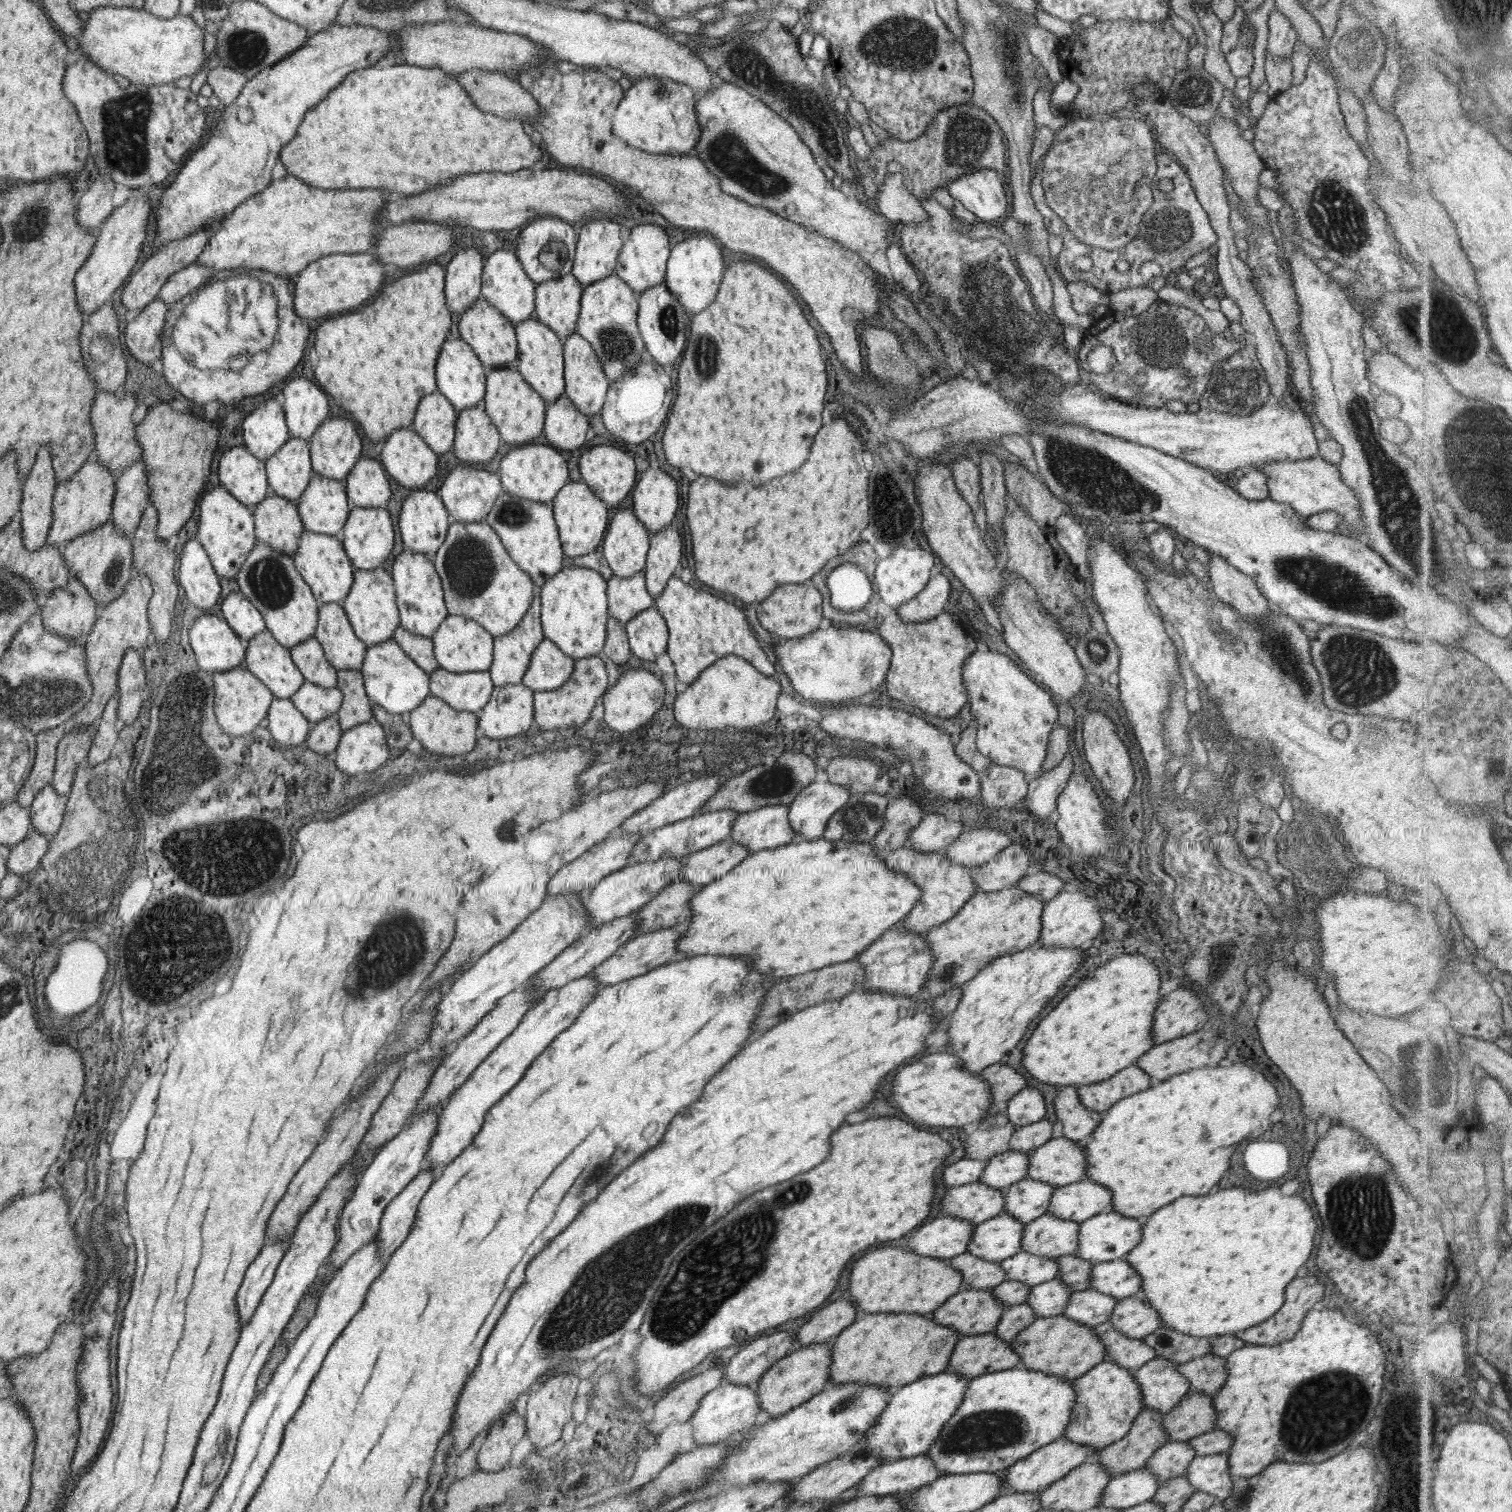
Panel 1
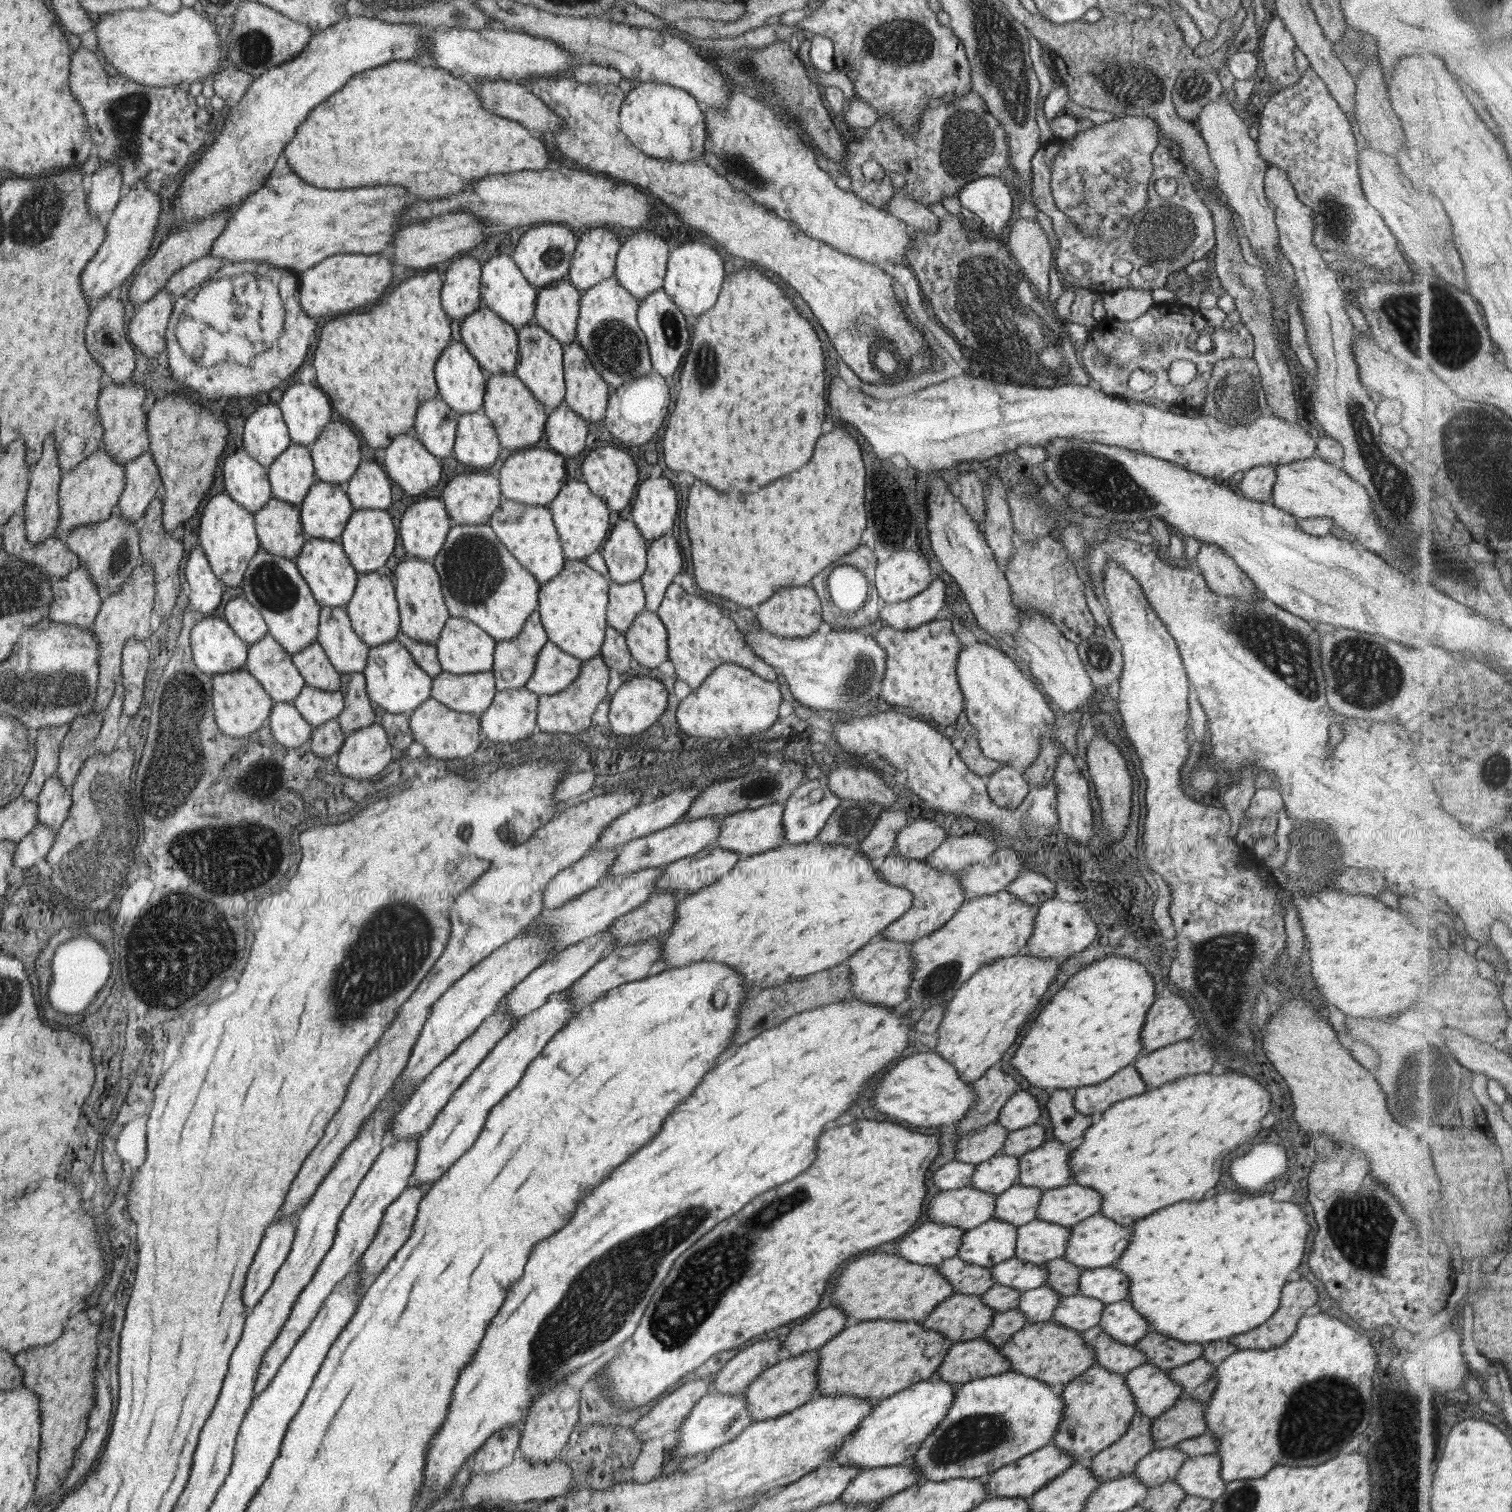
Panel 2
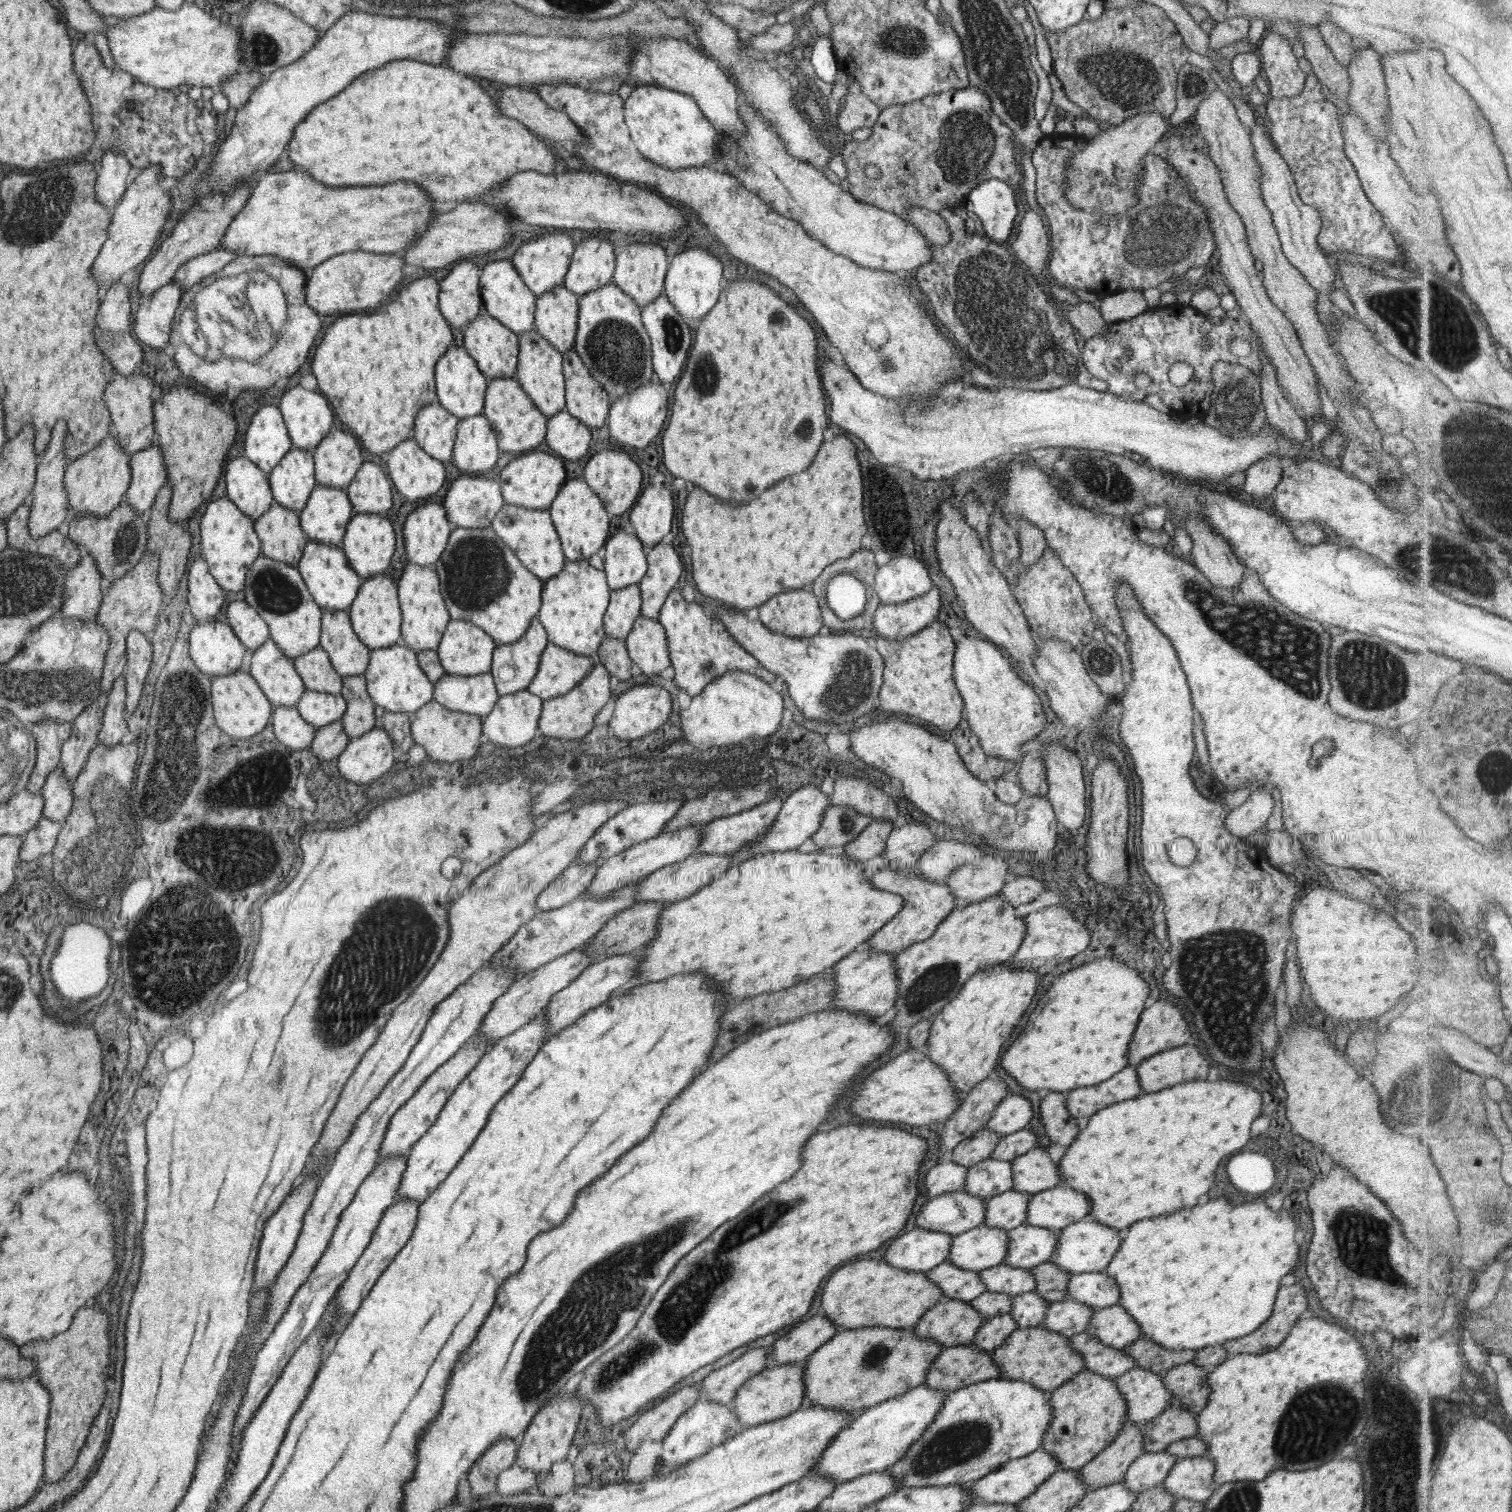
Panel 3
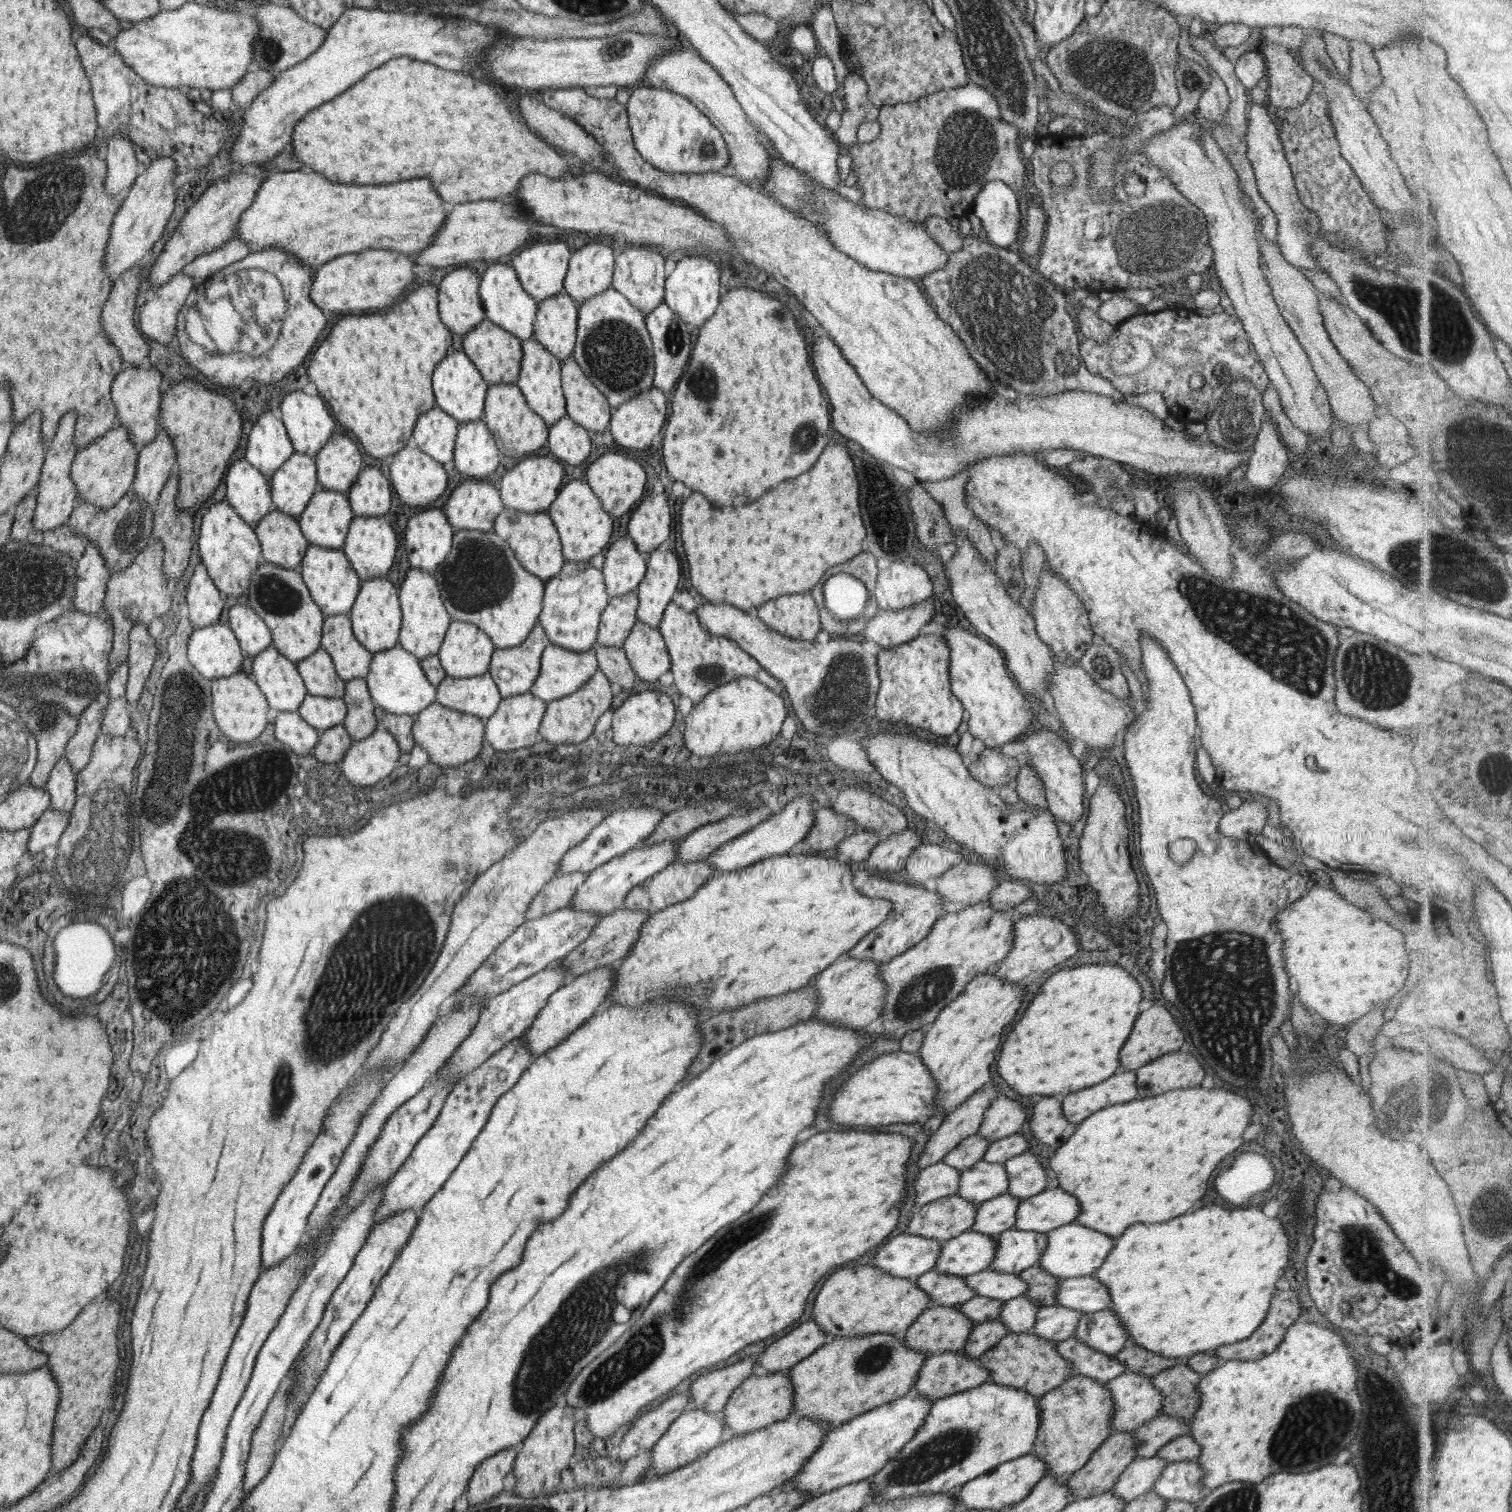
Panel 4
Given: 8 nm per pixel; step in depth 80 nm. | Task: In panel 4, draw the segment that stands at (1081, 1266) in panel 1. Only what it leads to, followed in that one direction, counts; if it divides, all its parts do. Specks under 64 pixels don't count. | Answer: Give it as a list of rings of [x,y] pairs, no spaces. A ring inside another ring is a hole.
[[[1037,1264],[1022,1270],[1018,1277],[1025,1282],[1024,1296],[1035,1306],[1051,1306],[1055,1304],[1054,1292],[1061,1278],[1050,1276]]]

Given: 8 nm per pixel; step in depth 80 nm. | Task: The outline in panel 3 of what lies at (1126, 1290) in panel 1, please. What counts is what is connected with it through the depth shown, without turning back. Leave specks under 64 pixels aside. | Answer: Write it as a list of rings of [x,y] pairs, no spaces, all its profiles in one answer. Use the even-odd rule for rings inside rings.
[[[1104,1271],[1083,1272],[1069,1277],[1065,1299],[1101,1309],[1118,1302],[1117,1285]]]

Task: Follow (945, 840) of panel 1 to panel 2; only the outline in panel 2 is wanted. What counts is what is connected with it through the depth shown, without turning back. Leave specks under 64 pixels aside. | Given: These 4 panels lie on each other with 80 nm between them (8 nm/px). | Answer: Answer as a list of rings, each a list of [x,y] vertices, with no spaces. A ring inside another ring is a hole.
[[[917,818],[897,831],[894,852],[908,860],[925,859],[949,837],[947,832],[933,820]]]

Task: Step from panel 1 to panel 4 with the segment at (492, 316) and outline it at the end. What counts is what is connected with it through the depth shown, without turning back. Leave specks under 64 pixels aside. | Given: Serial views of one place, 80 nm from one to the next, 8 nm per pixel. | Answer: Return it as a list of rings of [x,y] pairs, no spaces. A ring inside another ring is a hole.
[[[484,317],[480,324],[477,324],[462,337],[462,350],[471,359],[473,366],[480,371],[481,378],[489,384],[516,384],[520,374],[521,347],[516,335],[509,334],[509,331],[493,324]]]

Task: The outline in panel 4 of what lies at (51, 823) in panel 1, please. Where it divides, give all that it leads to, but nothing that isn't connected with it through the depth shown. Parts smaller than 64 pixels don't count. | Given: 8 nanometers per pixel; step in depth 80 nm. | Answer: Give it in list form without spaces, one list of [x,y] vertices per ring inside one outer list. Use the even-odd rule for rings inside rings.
[[[64,756],[54,765],[44,788],[50,794],[48,809],[63,812],[69,812],[72,809],[76,798],[76,773]]]

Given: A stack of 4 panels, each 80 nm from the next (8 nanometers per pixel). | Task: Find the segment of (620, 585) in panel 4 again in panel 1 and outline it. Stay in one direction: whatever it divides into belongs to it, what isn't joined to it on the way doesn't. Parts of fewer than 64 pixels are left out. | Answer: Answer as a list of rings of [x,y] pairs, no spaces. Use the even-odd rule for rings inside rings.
[[[630,509],[615,513],[601,542],[601,554],[612,576],[629,578],[644,571],[648,534]]]

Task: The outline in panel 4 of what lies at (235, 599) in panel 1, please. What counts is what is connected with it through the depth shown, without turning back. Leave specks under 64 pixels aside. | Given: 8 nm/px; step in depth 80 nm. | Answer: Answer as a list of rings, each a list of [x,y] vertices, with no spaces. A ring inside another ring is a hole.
[[[233,605],[227,611],[228,626],[236,635],[249,657],[262,652],[272,644],[272,635],[268,625],[251,607],[245,605]]]

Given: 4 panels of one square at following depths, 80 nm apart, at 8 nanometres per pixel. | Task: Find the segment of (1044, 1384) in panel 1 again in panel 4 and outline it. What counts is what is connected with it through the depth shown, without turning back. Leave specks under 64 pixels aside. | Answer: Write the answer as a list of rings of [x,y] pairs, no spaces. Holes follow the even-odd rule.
[[[985,1382],[975,1388],[956,1393],[933,1401],[923,1424],[917,1428],[917,1434],[911,1437],[881,1470],[870,1477],[874,1484],[877,1498],[892,1500],[900,1496],[917,1496],[918,1494],[949,1493],[963,1483],[990,1472],[1001,1465],[1031,1453],[1033,1441],[1039,1426],[1039,1400],[1029,1393],[1013,1387],[1001,1387],[999,1384]]]

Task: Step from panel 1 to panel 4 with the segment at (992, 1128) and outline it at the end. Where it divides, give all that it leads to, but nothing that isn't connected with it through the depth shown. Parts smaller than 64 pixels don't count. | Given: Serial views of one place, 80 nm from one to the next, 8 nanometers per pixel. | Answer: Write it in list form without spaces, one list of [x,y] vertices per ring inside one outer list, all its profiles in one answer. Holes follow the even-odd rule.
[[[978,1134],[968,1135],[955,1148],[952,1148],[941,1161],[947,1166],[963,1171],[981,1160],[989,1143],[989,1140],[985,1140]]]

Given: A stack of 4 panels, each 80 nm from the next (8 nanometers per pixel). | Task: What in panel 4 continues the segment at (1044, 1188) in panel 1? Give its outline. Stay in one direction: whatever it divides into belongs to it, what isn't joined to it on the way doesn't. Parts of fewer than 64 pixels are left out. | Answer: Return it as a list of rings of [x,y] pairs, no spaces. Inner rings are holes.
[[[1005,1192],[980,1202],[976,1206],[973,1224],[968,1230],[993,1236],[1004,1232],[1014,1223],[1014,1212],[1019,1201],[1021,1200]]]

